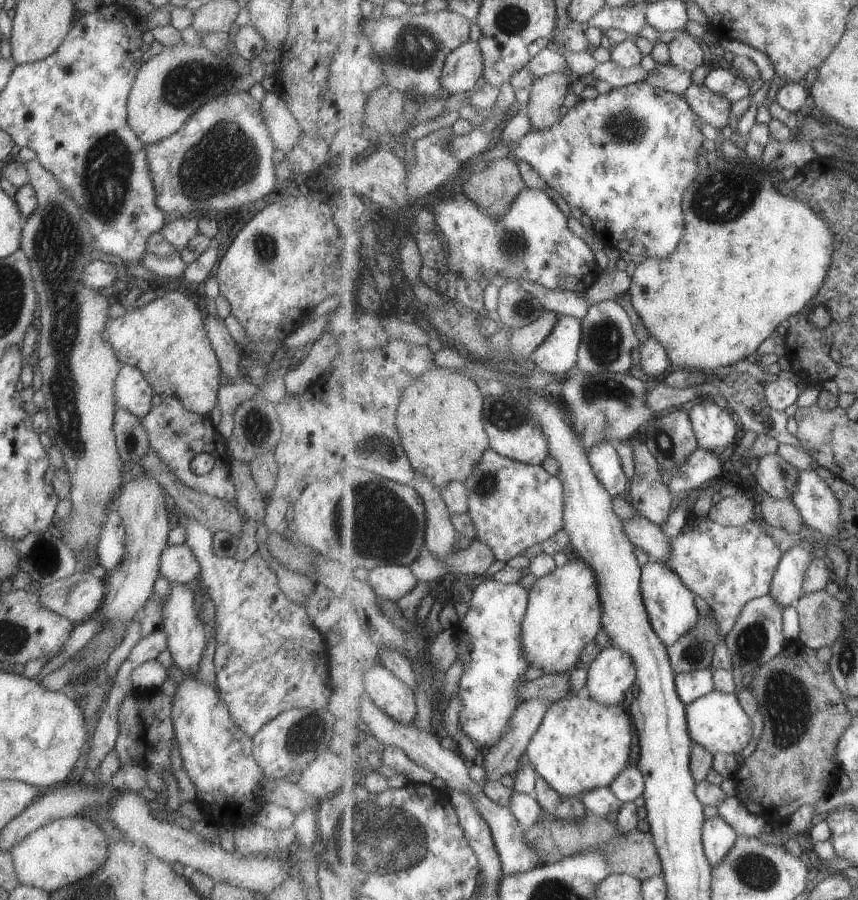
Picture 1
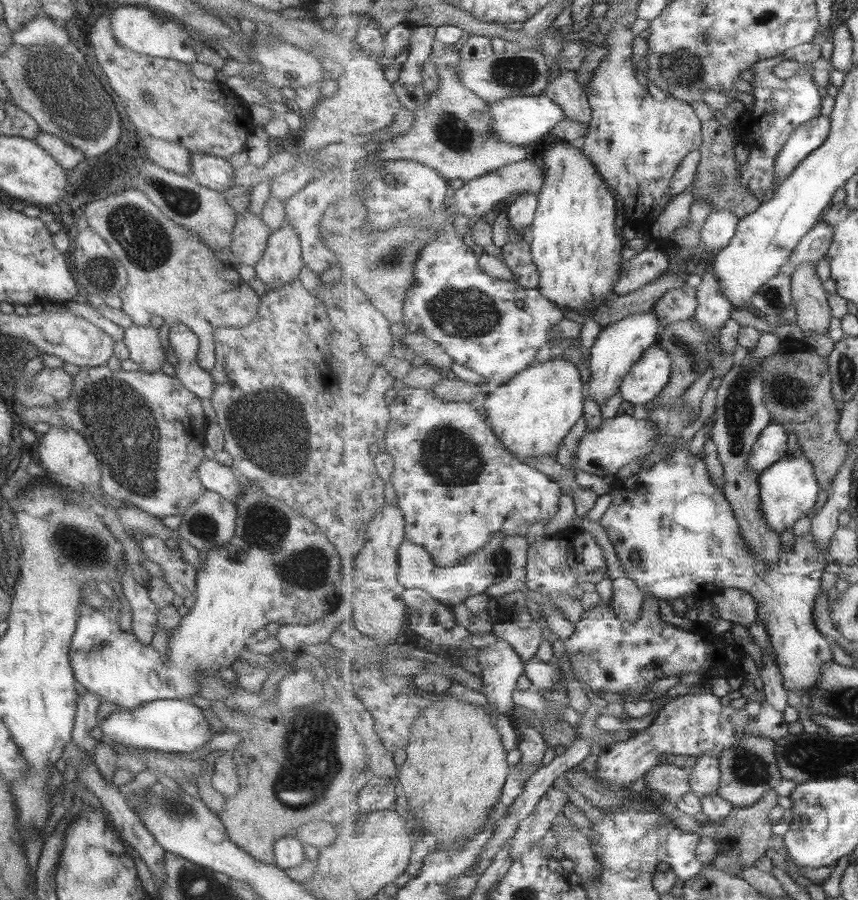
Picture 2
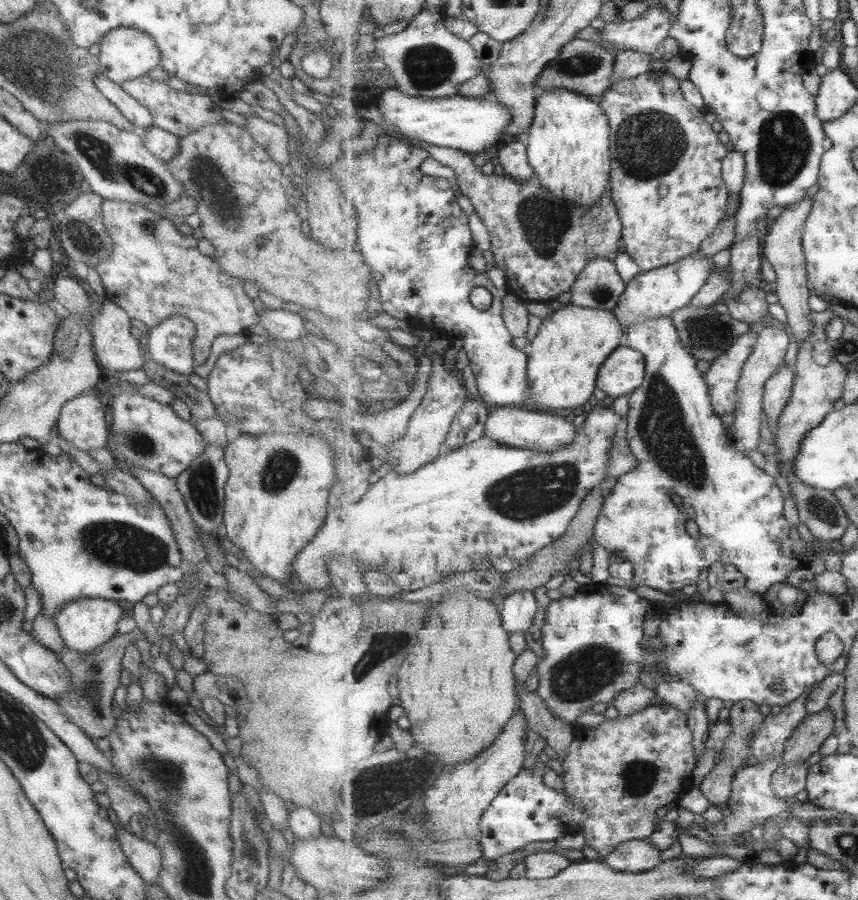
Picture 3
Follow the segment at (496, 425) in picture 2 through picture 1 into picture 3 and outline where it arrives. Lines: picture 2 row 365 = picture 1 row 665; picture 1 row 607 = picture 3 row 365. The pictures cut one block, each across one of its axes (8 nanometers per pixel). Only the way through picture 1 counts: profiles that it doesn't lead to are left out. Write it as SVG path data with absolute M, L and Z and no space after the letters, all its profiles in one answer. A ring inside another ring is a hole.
M565 305L545 317L536 337L531 342L530 359L528 360L528 377L531 385L531 400L526 408L537 410L537 406L559 408L582 407L593 396L598 388L598 377L603 364L610 359L611 354L624 344L626 334L622 328L620 318L613 311L599 308L583 308Z

